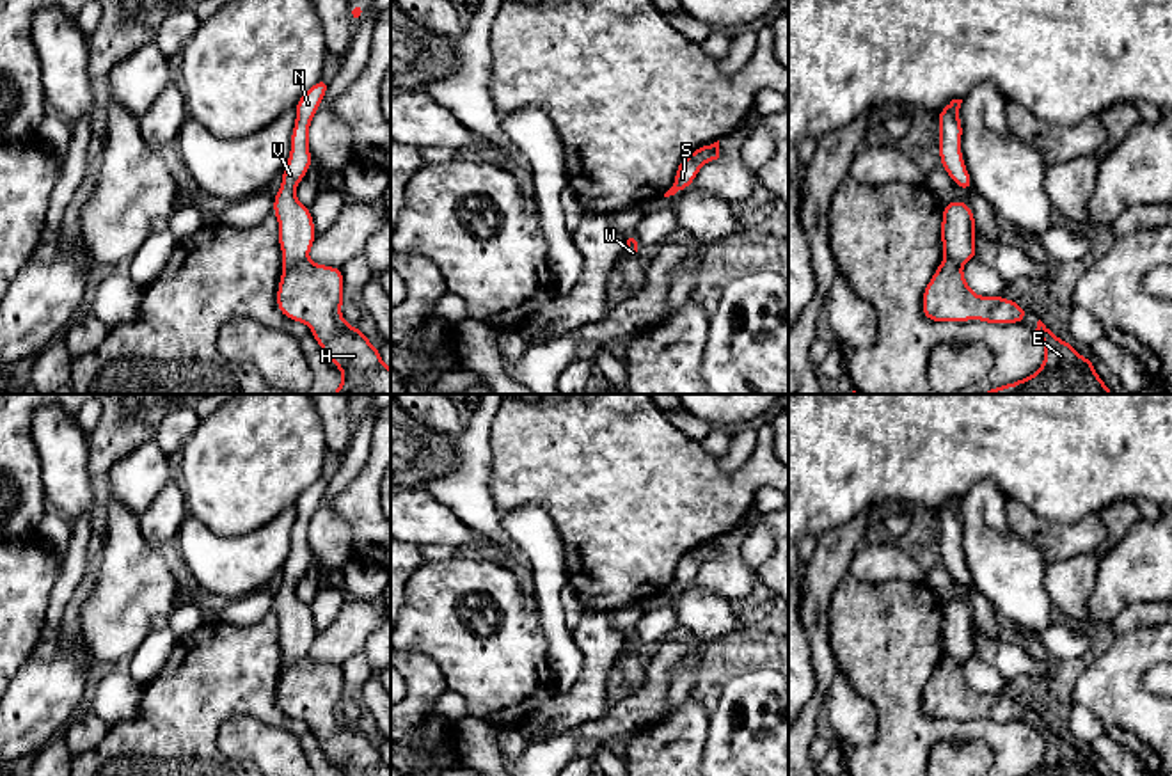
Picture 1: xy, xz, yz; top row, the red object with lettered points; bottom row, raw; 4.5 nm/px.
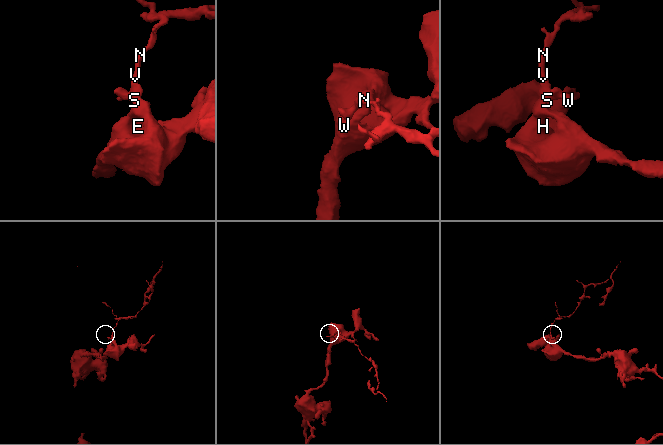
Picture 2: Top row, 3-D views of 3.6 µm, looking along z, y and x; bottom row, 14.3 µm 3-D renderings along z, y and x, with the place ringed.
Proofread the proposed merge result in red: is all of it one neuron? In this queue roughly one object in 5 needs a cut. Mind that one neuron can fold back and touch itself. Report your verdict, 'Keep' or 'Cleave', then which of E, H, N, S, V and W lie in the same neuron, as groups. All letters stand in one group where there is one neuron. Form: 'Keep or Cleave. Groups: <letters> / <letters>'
Cleave. Groups: E H / N S V W

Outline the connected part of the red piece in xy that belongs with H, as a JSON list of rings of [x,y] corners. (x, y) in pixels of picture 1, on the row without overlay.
[[[307,655],[286,666],[279,678],[277,707],[289,717],[311,725],[325,755],[343,776],[391,776],[380,748],[341,714],[341,666],[316,662]]]

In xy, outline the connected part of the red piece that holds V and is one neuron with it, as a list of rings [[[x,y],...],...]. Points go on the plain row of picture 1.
[[[318,478],[298,499],[297,519],[291,531],[291,549],[282,568],[282,582],[275,591],[273,613],[279,618],[279,643],[284,668],[305,657],[316,637],[313,613],[297,593],[297,582],[311,566],[309,522],[329,487],[329,479]]]

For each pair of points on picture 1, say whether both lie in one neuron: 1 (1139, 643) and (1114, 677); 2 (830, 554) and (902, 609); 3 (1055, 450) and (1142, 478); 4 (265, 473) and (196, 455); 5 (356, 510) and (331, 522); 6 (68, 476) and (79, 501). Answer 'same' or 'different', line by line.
1: same
2: different
3: same
4: same
5: different
6: same

